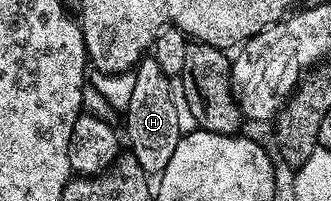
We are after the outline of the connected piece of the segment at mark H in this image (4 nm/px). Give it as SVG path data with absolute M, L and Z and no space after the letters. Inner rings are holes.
M153 56L144 57L137 67L135 76L135 83L131 86L131 99L127 102L127 134L125 130L125 138L126 141L127 138L131 141L130 151L141 164L143 171L148 176L158 176L169 164L169 160L173 156L173 148L177 148L181 137L178 128L177 109L174 107L173 92L170 91L171 78L163 74Z

